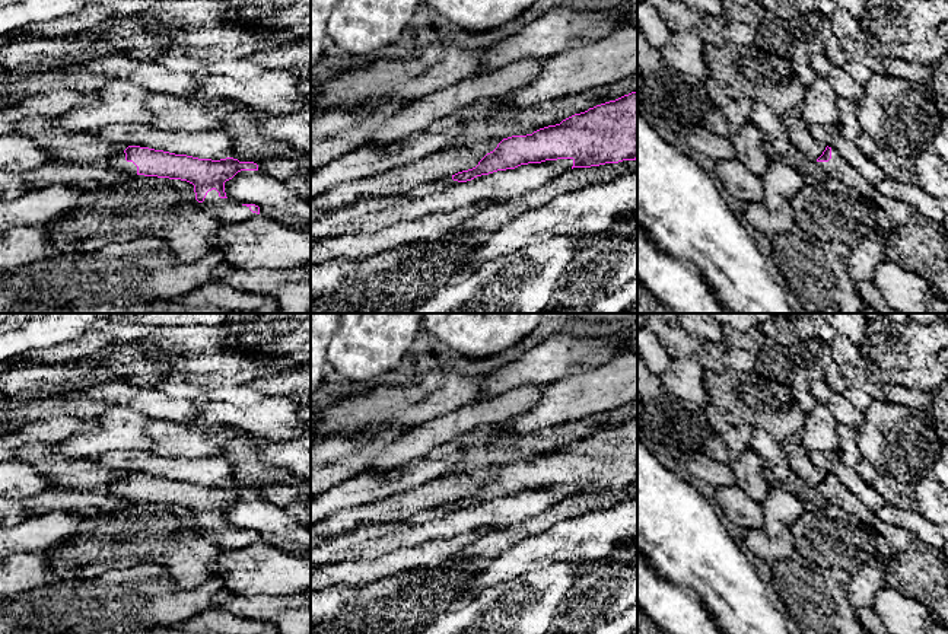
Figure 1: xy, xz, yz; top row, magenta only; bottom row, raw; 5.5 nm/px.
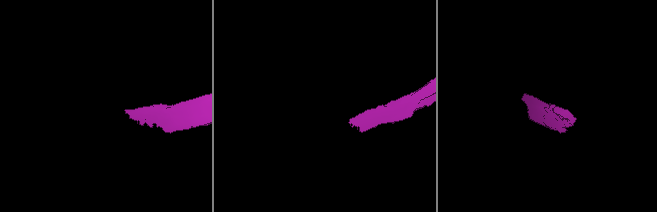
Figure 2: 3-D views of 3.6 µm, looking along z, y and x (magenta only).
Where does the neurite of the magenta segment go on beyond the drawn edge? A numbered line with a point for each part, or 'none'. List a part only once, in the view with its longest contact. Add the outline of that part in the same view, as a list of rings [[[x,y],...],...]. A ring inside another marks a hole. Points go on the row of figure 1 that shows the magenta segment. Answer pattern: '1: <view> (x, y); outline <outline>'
1: xy (226, 210); outline [[[216,189],[209,191],[204,201],[198,203],[198,206],[223,224],[241,223],[258,216],[257,213],[252,213],[249,207],[242,206],[235,200],[220,198]]]

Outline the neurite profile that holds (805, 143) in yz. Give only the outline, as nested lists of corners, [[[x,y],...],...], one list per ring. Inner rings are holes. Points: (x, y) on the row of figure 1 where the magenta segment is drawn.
[[[799,108],[789,109],[782,117],[783,124],[788,128],[790,143],[796,147],[805,157],[817,160],[827,146],[820,143],[811,134],[809,125],[802,118]]]

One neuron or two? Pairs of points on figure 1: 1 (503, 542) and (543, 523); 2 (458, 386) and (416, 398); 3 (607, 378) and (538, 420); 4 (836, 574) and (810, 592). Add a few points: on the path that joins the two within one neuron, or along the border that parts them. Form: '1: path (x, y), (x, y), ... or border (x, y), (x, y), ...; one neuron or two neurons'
1: path (514, 534), (533, 526); one neuron
2: path (448, 391), (426, 398); one neuron
3: path (589, 392), (565, 400), (556, 407); one neuron
4: path (830, 580), (816, 592); one neuron

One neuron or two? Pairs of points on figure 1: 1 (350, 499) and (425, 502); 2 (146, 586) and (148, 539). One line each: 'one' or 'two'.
1: two
2: two

